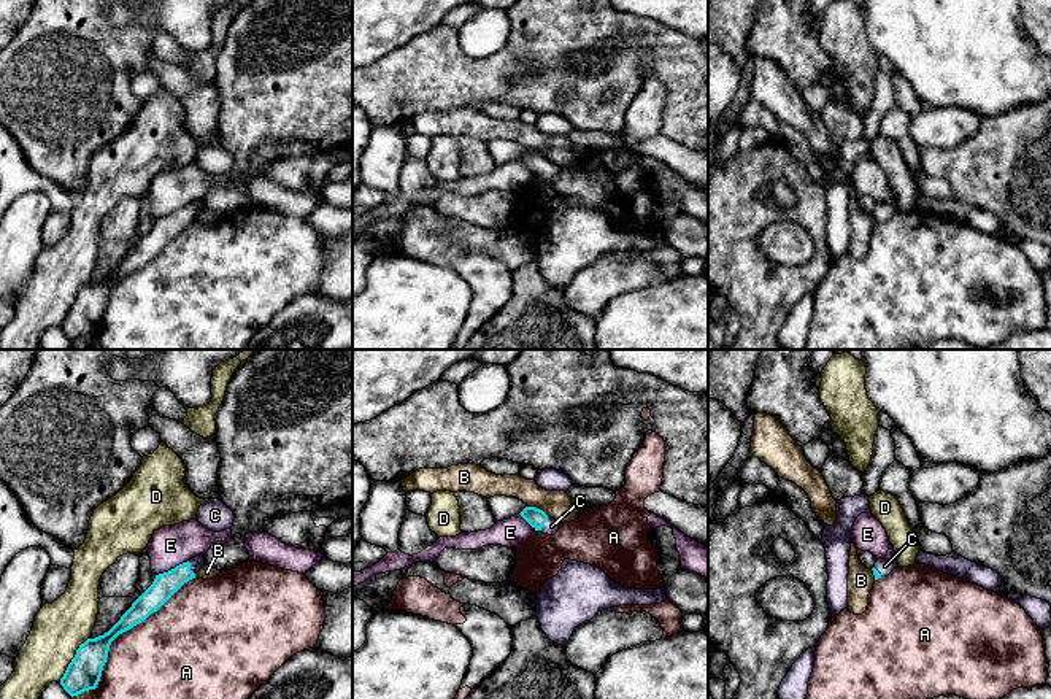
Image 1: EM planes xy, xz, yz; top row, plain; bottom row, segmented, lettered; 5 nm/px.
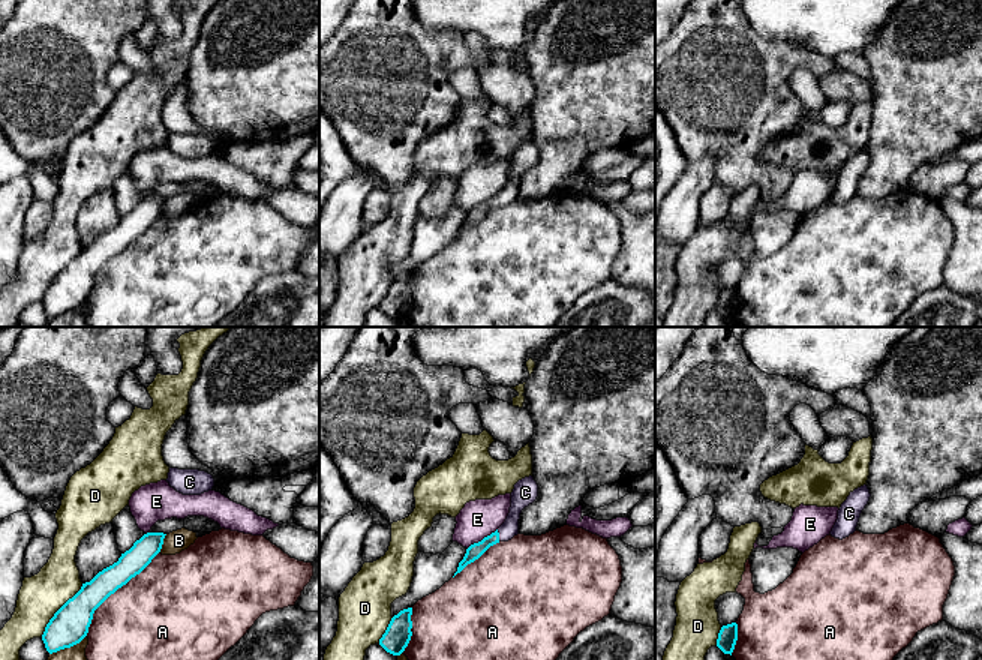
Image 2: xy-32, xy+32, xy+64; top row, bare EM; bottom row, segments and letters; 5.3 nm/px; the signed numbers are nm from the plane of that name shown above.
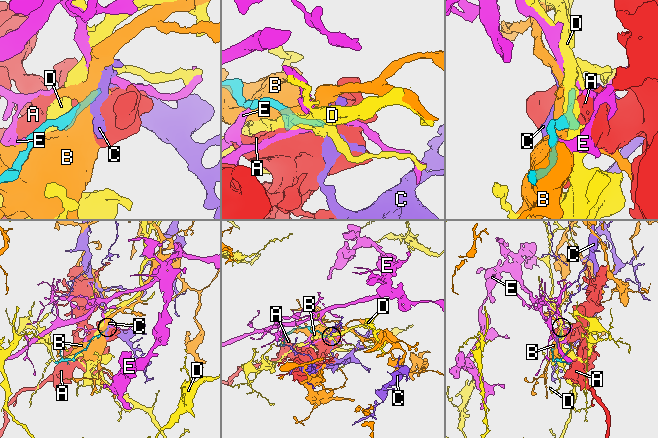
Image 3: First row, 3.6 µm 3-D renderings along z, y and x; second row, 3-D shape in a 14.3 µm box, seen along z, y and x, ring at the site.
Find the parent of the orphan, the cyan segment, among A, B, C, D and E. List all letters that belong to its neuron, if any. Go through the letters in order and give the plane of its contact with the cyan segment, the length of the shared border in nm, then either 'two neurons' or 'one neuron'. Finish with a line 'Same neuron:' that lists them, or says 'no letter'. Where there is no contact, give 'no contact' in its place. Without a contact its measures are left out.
A: contact in xy; length 750 nm; two neurons
B: contact in xz; length 120 nm; two neurons
C: contact in xz; length 90 nm; one neuron
D: contact in xy; length 260 nm; two neurons
E: contact in xy; length 190 nm; two neurons
Same neuron: C

